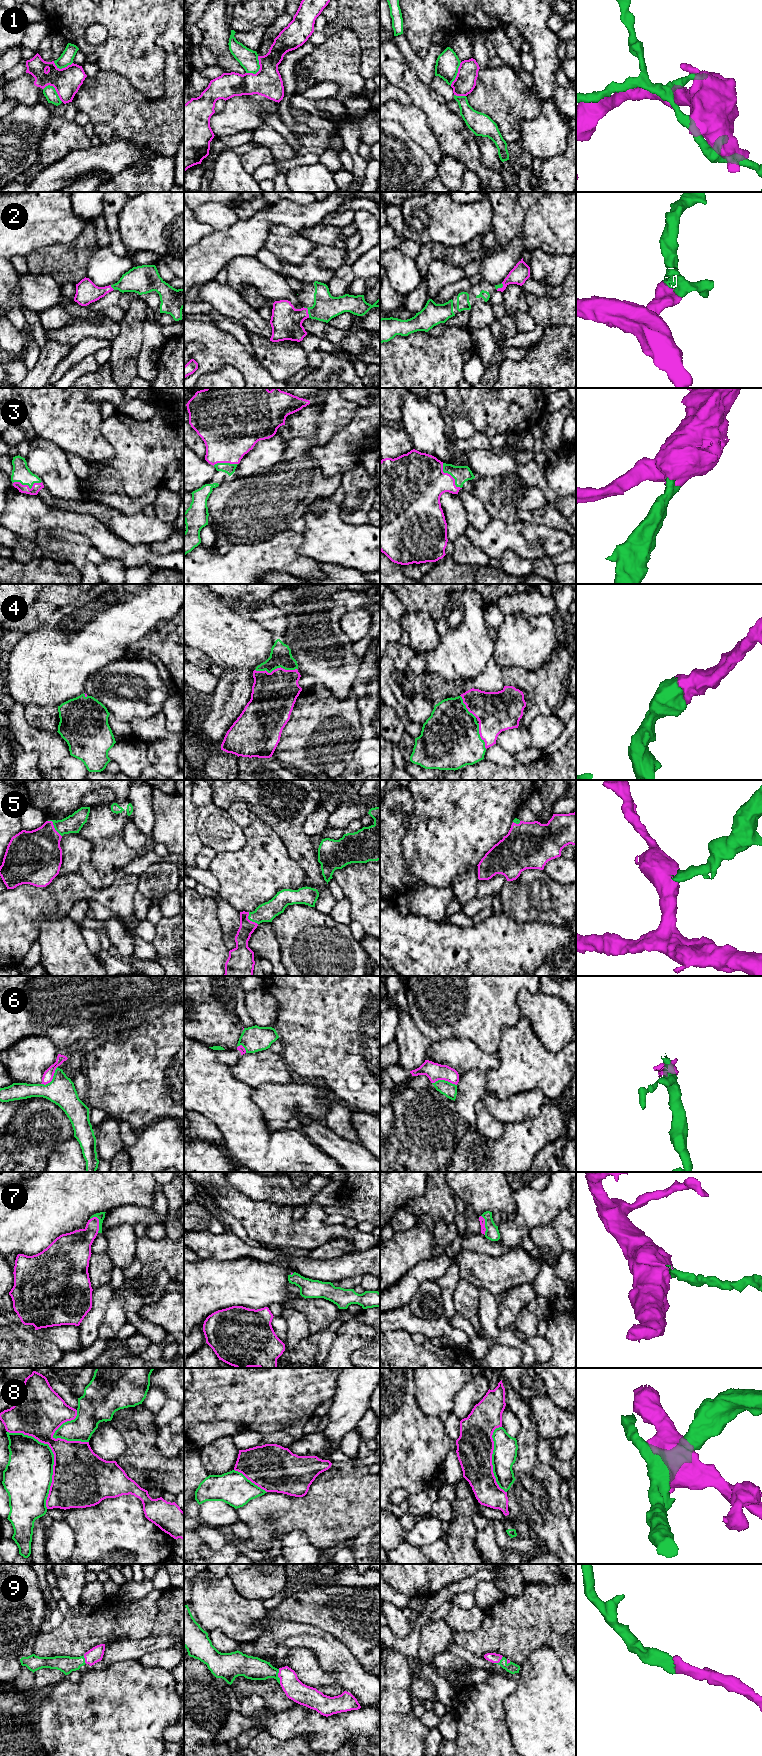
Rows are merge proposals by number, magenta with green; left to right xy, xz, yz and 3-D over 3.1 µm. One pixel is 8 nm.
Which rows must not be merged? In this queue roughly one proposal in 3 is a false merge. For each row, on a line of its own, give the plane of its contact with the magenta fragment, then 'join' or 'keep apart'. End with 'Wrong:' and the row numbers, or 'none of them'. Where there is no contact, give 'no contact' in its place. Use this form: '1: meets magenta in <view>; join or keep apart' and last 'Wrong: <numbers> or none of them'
1: meets magenta in xz; keep apart
2: meets magenta in xz; join
3: meets magenta in yz; join
4: meets magenta in xz; join
5: meets magenta in xy; join
6: meets magenta in xy; keep apart
7: meets magenta in xy; join
8: meets magenta in xy; keep apart
9: meets magenta in xz; join
Wrong: 1, 6, 8

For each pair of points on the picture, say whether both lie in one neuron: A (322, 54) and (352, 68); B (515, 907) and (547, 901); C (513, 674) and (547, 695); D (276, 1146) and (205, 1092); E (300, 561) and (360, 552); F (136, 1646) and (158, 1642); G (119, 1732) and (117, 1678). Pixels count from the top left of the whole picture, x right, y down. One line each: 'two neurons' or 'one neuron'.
A: one neuron
B: one neuron
C: one neuron
D: one neuron
E: two neurons
F: one neuron
G: one neuron

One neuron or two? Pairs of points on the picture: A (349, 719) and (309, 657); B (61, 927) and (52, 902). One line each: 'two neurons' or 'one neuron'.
A: two neurons
B: two neurons

